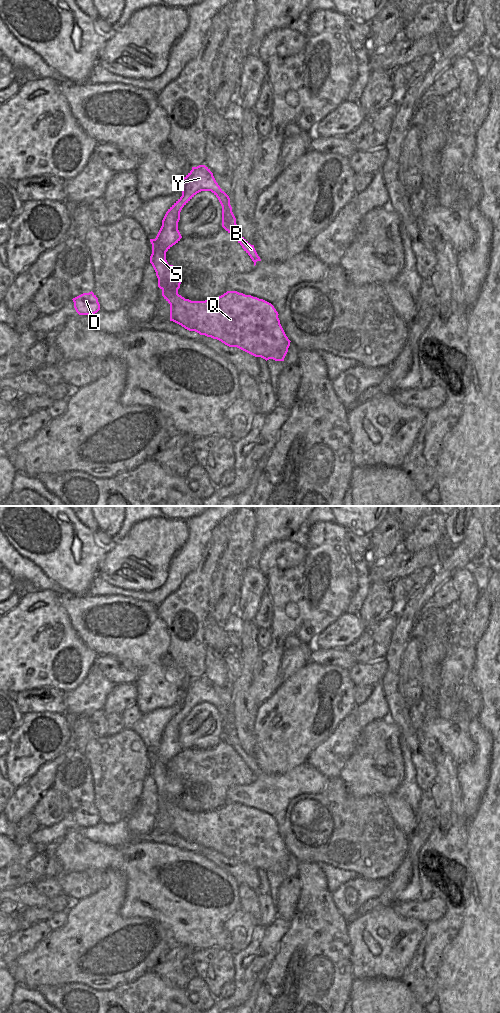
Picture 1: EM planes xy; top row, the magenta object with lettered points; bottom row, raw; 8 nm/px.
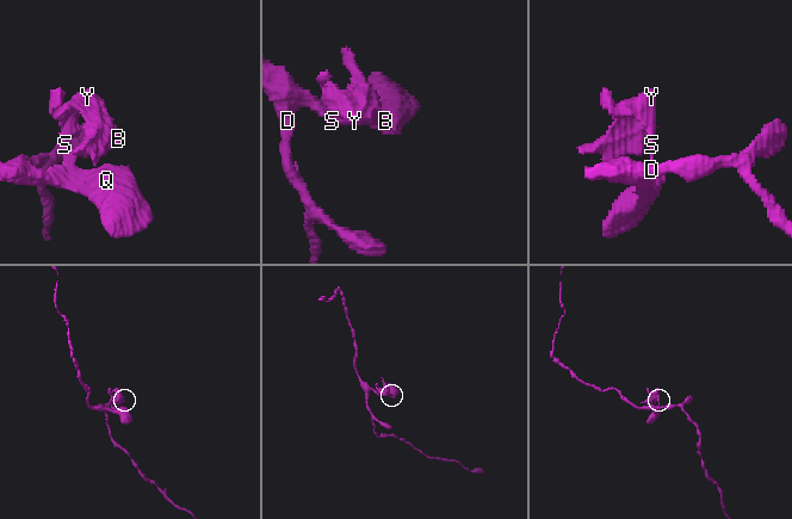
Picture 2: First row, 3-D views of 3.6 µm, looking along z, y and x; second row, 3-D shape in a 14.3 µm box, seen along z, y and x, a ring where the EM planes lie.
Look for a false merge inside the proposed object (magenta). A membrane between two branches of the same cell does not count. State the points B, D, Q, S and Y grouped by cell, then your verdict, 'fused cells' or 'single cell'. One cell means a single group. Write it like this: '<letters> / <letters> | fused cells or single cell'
B S Y / D Q | fused cells

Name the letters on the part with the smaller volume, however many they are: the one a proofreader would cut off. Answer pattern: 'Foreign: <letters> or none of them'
Foreign: B, S, Y

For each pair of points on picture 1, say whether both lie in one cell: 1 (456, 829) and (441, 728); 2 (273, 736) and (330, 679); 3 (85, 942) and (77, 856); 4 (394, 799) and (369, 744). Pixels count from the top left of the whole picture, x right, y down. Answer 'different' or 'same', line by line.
1: different
2: same
3: different
4: same

